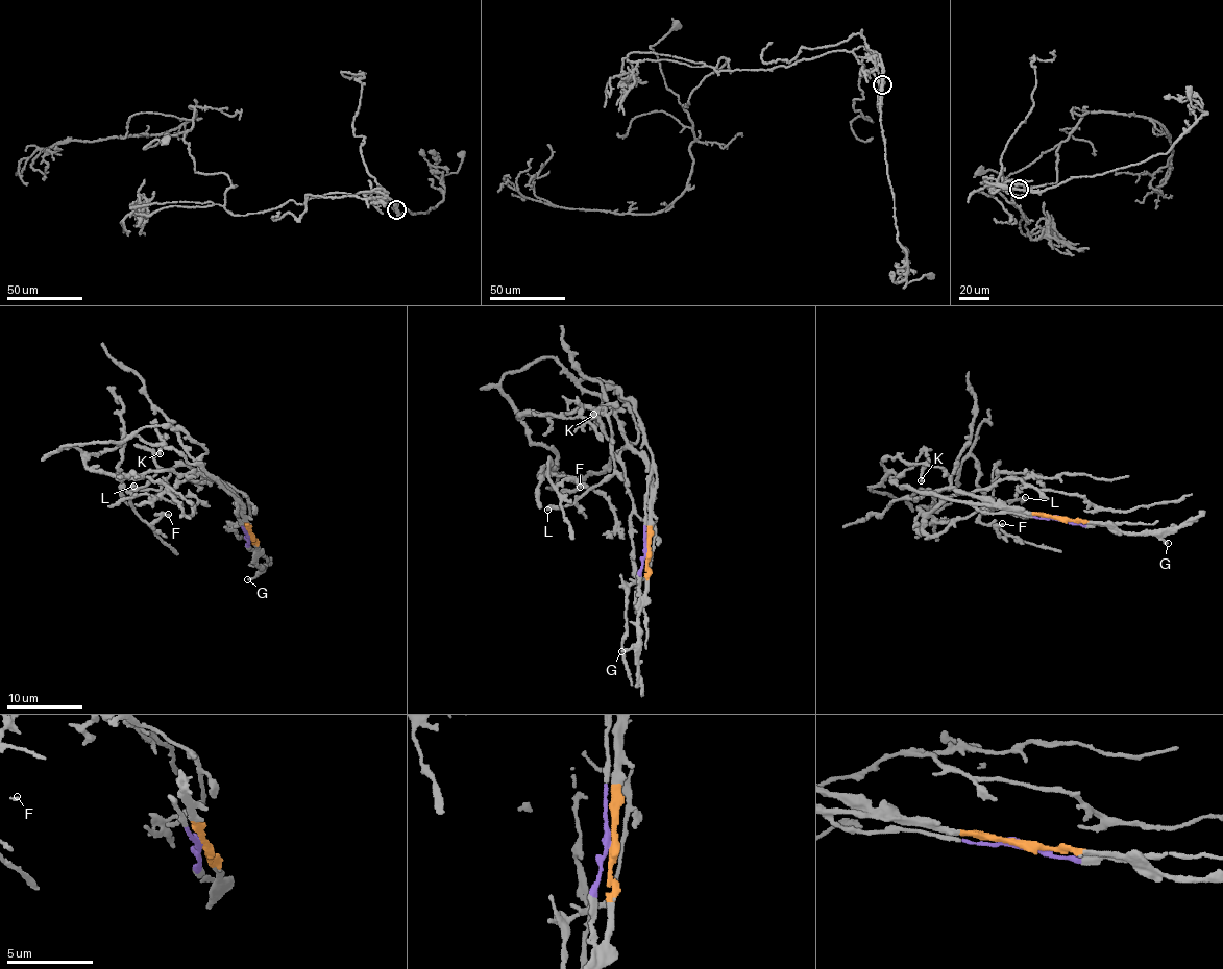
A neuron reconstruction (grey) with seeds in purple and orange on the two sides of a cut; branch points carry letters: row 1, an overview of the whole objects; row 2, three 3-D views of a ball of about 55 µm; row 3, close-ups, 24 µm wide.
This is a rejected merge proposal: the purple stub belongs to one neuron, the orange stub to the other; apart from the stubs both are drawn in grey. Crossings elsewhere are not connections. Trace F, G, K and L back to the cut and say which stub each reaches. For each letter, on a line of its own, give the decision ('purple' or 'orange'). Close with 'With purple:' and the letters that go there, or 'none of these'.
F: purple
G: orange
K: purple
L: purple
With purple: F, K, L

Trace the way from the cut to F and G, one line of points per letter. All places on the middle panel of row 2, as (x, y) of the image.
F: (647, 551), (634, 405), (552, 357), (509, 371), (557, 464), (543, 475), (581, 487)
G: (647, 551), (646, 604), (637, 611), (637, 642), (621, 652)

